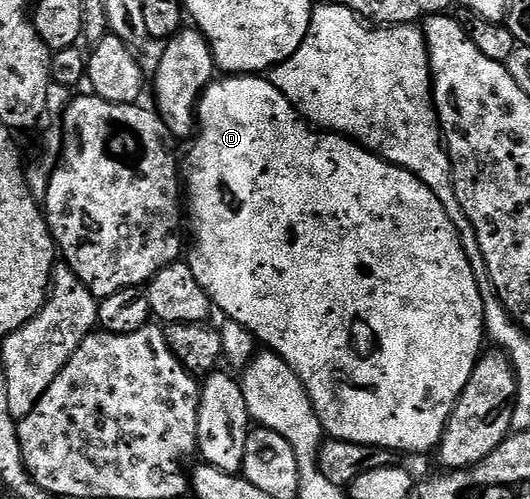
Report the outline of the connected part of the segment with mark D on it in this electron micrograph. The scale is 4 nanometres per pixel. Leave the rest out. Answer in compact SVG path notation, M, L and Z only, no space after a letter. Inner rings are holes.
M223 76L212 81L203 91L197 107L198 134L199 143L187 154L187 166L191 171L185 174L189 226L199 233L199 246L192 248L189 261L197 284L210 296L214 309L224 310L230 321L245 327L262 345L263 342L267 345L264 347L270 353L286 360L306 386L323 429L331 438L362 446L380 446L388 452L404 450L407 454L423 454L426 450L434 451L443 439L451 409L481 357L479 345L485 342L481 295L473 268L441 200L437 200L418 178L408 177L408 187L403 186L399 177L404 177L405 171L386 162L378 153L342 134L312 128L291 101L263 76ZM379 230L403 230L403 235L379 234Z

